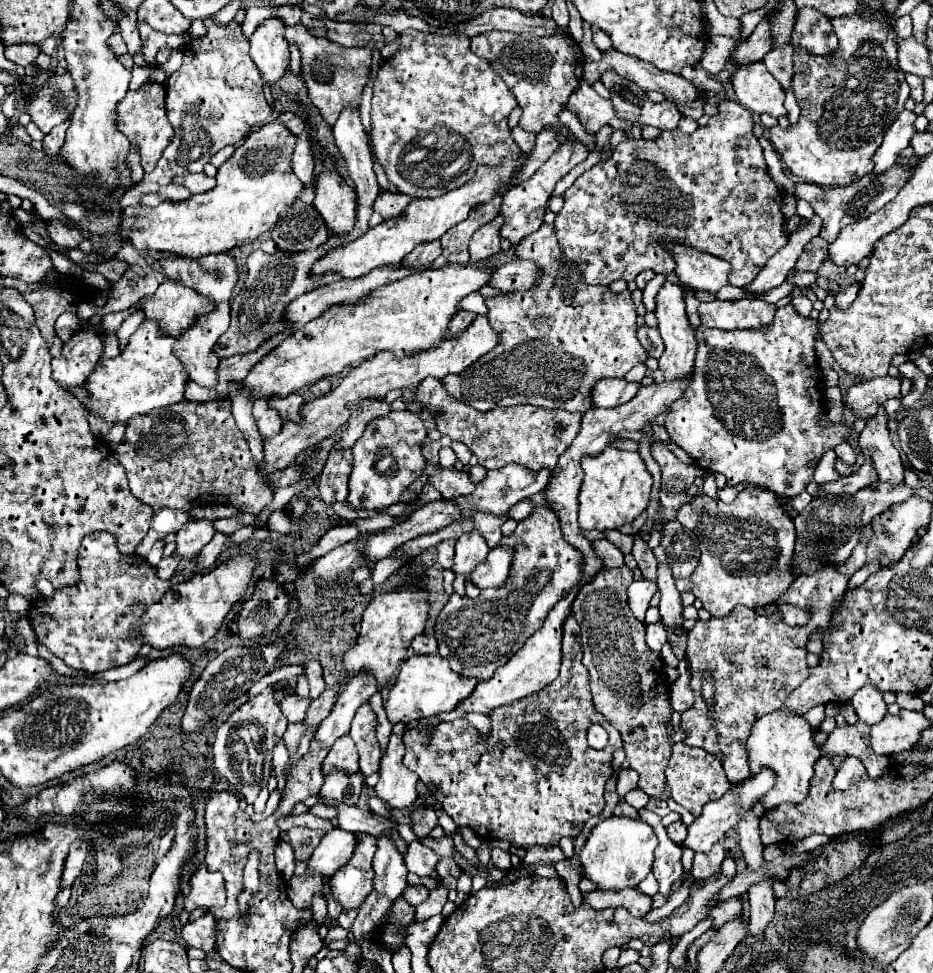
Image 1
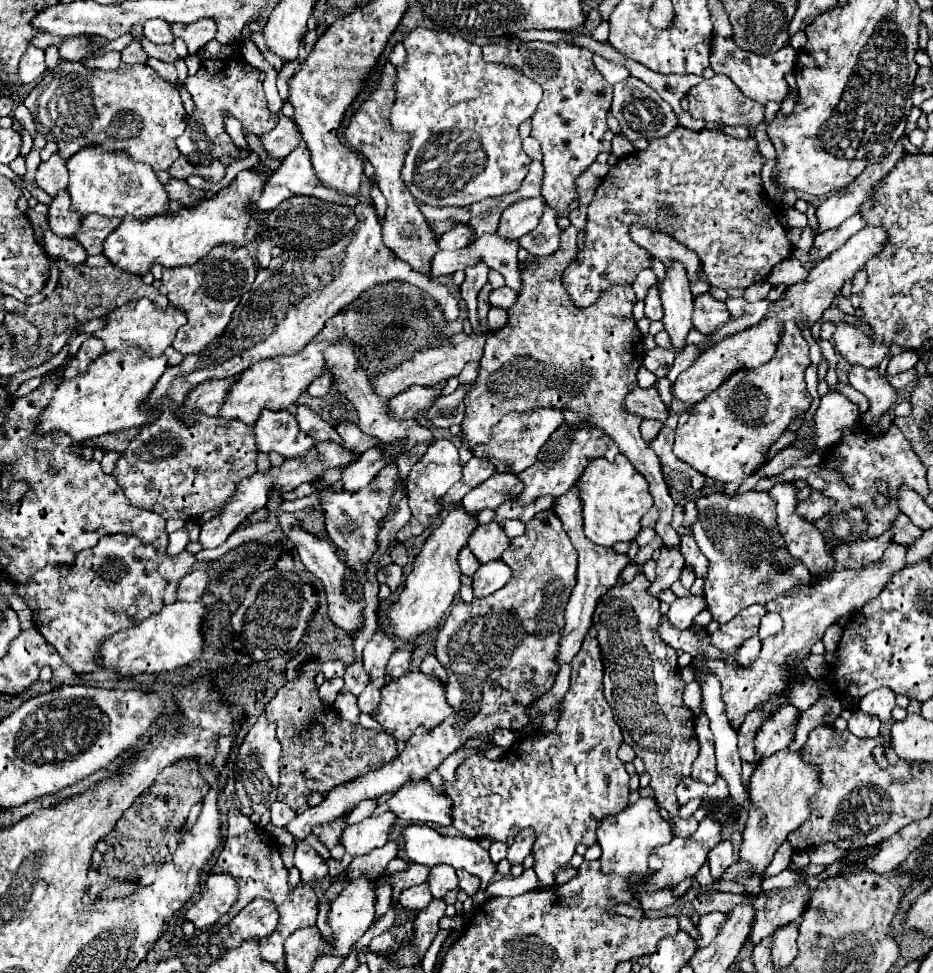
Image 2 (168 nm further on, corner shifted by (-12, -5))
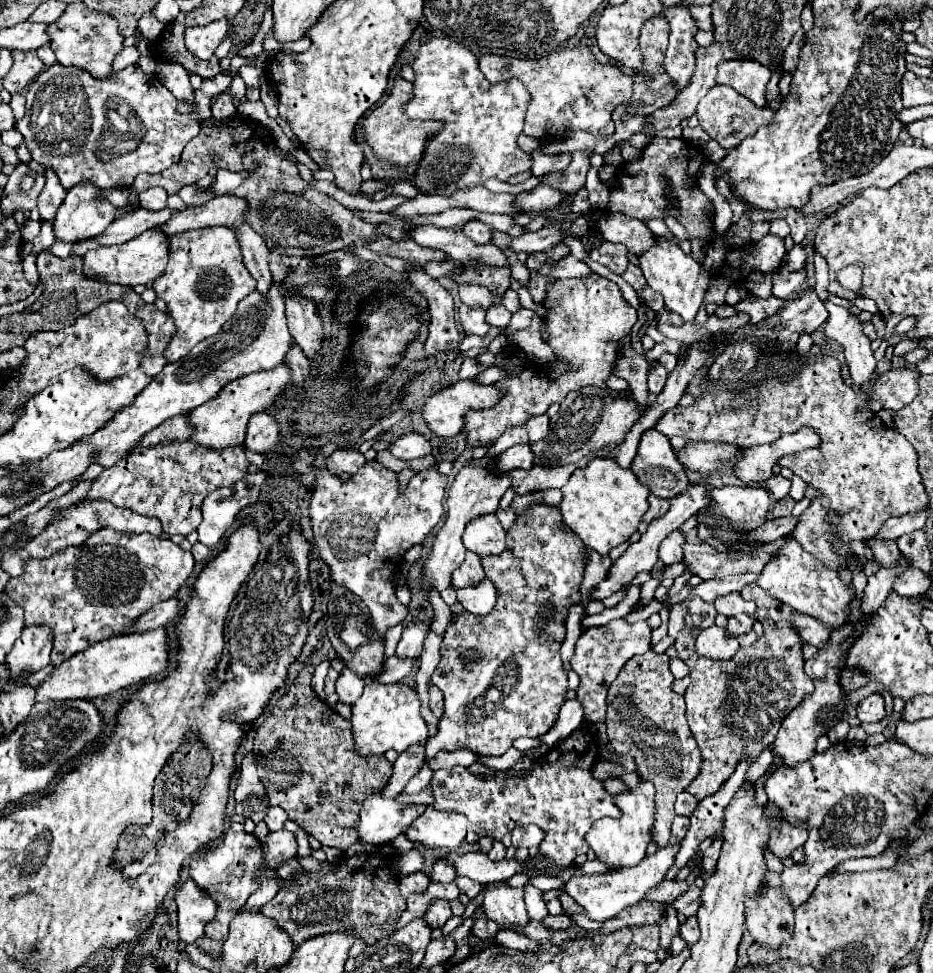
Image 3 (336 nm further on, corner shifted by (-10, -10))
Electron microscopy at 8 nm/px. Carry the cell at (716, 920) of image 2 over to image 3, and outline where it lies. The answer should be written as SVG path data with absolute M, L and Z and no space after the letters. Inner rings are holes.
M689 917L683 925L681 925L681 937L687 941L687 945L695 945L699 941L699 925L697 925L697 917Z

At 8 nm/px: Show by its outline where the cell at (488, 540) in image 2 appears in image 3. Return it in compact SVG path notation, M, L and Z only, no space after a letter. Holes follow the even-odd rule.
M493 513L487 517L477 517L477 521L471 521L471 525L467 525L463 533L463 545L479 557L499 555L507 547L505 529L499 525Z

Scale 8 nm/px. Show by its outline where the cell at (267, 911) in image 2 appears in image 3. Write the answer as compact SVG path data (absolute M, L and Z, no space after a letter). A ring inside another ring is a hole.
M365 845L361 855L345 859L329 875L307 873L303 879L291 877L291 889L283 889L273 901L259 911L273 919L281 931L285 931L295 945L335 929L355 929L357 937L363 937L367 945L373 945L381 937L393 933L395 917L403 913L405 899L397 889L397 879L389 871L389 859L381 849Z

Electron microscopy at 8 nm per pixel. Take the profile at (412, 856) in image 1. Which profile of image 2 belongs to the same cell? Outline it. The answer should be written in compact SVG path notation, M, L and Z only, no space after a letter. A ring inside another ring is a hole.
M445 864L433 866L429 874L429 886L431 886L433 898L445 898L449 890L455 890L459 886L455 868L449 868Z

